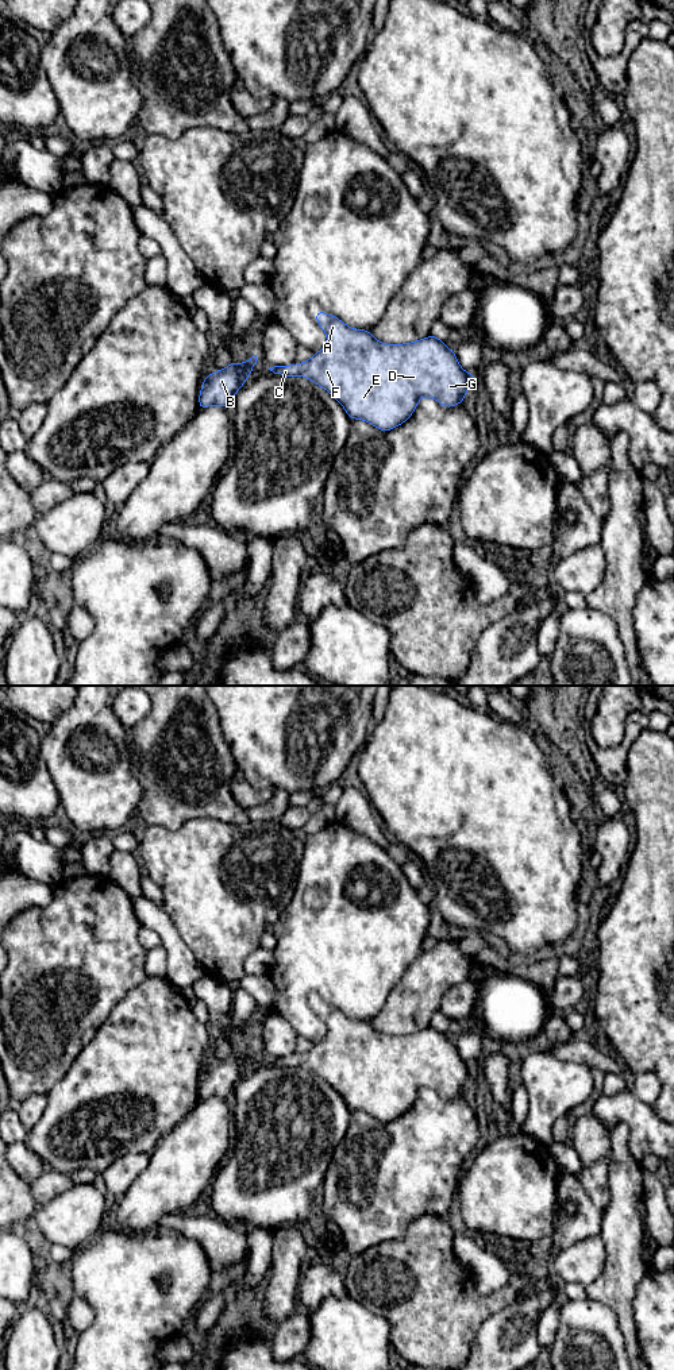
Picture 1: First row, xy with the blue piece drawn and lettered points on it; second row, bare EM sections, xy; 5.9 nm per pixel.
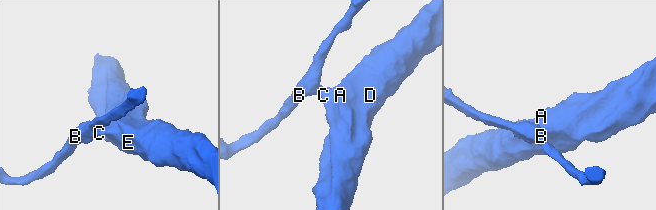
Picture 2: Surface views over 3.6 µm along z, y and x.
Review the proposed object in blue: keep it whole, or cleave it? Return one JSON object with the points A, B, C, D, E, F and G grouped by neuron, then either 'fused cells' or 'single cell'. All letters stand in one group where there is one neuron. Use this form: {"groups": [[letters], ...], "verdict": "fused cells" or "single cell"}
{"groups": [["A", "B", "C", "D", "E", "F", "G"]], "verdict": "single cell"}

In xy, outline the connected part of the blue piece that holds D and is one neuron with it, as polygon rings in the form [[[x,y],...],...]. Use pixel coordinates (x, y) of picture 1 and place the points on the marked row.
[[[316,310],[315,319],[327,335],[327,344],[303,363],[269,367],[282,377],[304,377],[327,390],[351,420],[363,420],[382,432],[404,424],[416,410],[419,400],[430,397],[443,408],[465,400],[475,375],[465,371],[443,340],[428,337],[401,344],[388,344],[373,337],[369,329],[355,329],[330,313]]]

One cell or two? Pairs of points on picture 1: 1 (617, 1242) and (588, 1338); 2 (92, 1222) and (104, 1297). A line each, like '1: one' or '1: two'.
1: two
2: two

